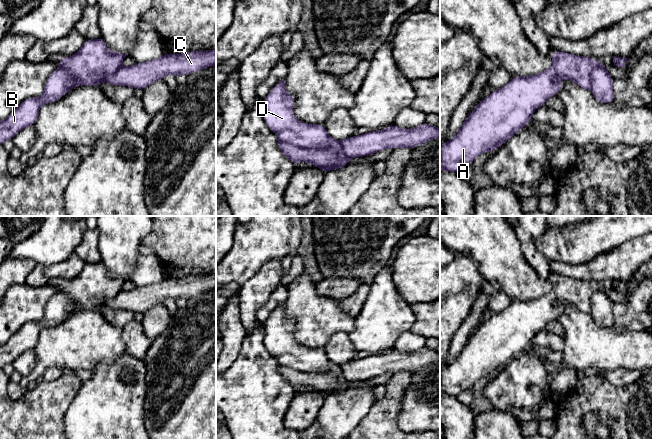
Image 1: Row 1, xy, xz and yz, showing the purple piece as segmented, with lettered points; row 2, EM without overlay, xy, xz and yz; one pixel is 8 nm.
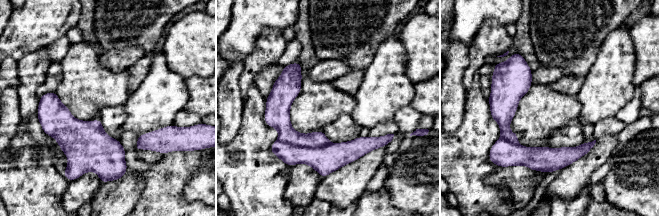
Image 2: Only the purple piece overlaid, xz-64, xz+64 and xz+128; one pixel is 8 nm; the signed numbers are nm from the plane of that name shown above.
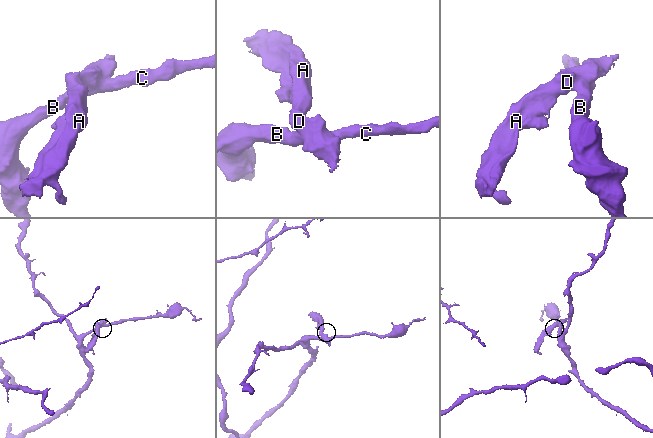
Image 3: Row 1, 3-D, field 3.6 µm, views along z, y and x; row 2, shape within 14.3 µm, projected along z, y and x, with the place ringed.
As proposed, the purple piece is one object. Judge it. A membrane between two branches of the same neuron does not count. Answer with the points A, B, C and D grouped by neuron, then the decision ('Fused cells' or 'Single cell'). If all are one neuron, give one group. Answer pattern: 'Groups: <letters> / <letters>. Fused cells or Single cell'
Groups: A D / B C. Fused cells

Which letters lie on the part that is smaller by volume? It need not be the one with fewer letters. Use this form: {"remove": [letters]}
{"remove": ["A", "D"]}

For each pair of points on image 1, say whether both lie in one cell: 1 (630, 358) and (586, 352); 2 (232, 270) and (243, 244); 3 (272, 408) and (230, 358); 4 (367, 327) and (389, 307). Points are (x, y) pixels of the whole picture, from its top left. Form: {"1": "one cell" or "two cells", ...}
{"1": "one cell", "2": "one cell", "3": "two cells", "4": "one cell"}

